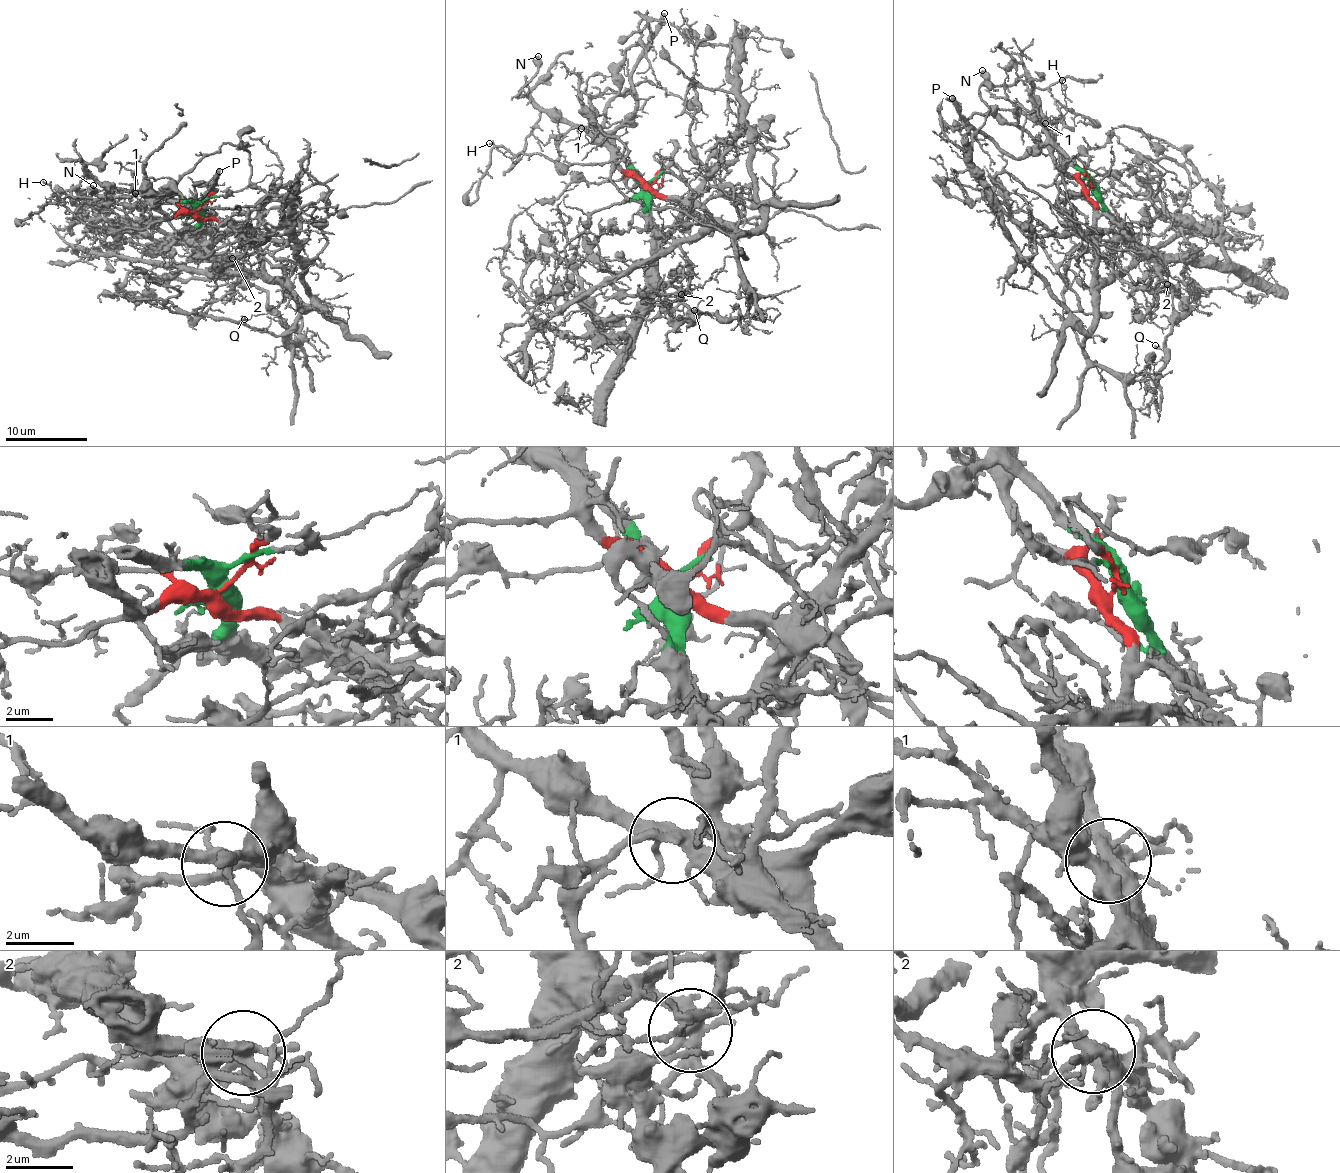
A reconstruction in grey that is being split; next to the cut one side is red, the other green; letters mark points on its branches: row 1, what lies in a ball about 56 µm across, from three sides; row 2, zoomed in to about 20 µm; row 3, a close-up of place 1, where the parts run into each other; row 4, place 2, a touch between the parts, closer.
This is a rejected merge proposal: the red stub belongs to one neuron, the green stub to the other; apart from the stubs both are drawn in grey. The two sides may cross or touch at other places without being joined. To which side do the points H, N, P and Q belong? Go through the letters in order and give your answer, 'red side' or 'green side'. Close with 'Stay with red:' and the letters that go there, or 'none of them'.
H: red side
N: red side
P: green side
Q: green side
Stay with red: H, N

